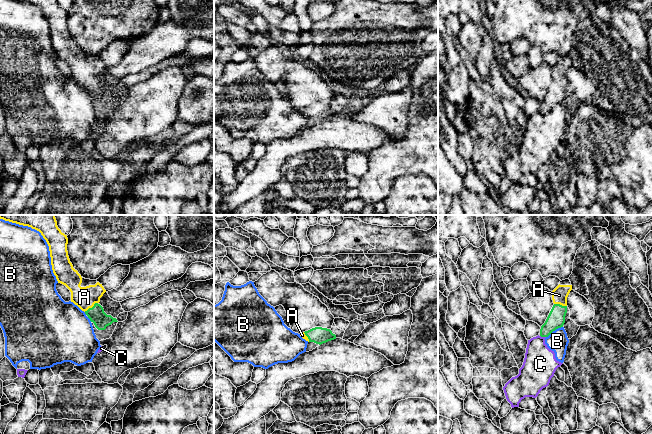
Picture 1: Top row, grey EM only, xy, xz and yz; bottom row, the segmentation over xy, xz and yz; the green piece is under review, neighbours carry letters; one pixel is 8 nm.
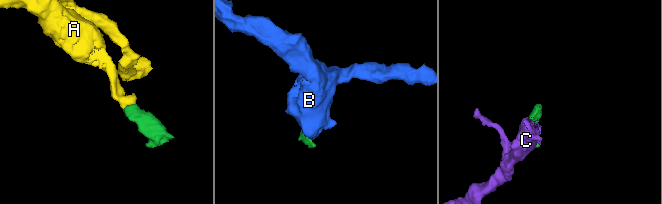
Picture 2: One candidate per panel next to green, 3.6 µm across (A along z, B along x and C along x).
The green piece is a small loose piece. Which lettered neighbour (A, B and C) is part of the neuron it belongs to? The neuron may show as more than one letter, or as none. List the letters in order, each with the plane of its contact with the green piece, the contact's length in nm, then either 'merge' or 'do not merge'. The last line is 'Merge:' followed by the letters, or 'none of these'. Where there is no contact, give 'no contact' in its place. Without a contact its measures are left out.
A: contact in xy; length 130 nm; merge
B: contact in yz; length 160 nm; do not merge
C: contact in yz; length 50 nm; do not merge
Merge: A

